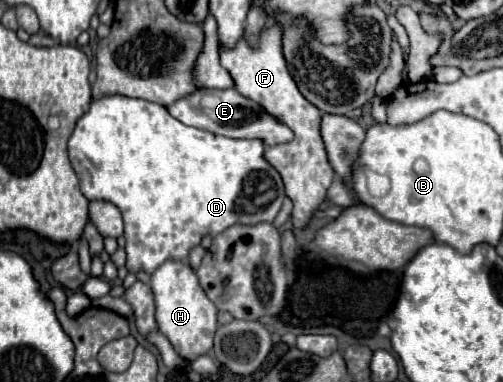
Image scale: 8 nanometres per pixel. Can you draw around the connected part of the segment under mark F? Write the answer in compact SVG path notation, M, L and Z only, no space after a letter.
M279 24L265 28L261 32L259 48L253 50L245 40L239 40L235 48L221 52L221 66L227 68L235 82L235 90L245 98L261 104L269 116L277 116L281 124L289 124L289 130L295 134L289 144L277 144L265 148L265 160L281 174L285 184L285 194L293 202L293 226L307 228L311 216L319 210L321 202L327 198L327 190L333 182L333 168L327 162L325 146L321 140L321 112L303 98L297 84L293 82L285 58L281 52L281 28Z

